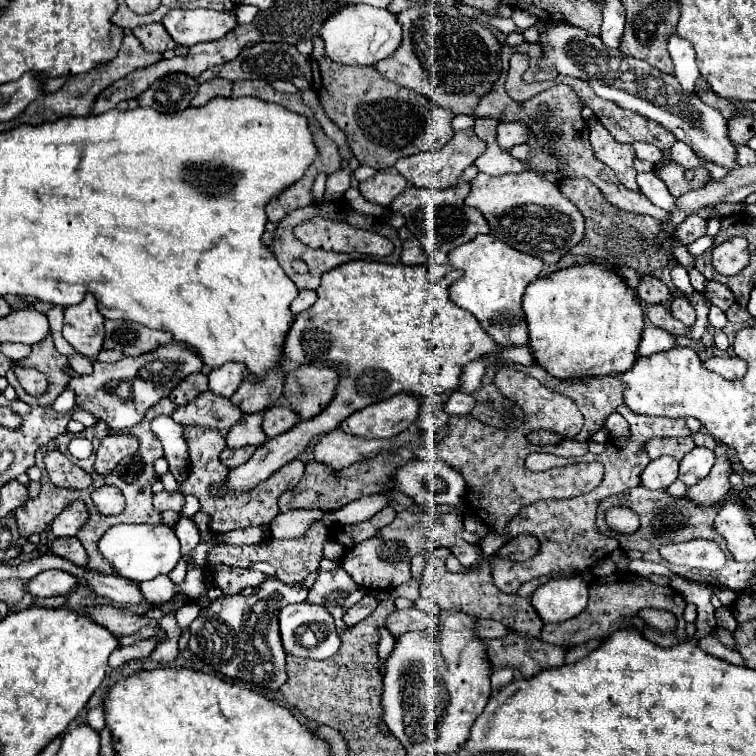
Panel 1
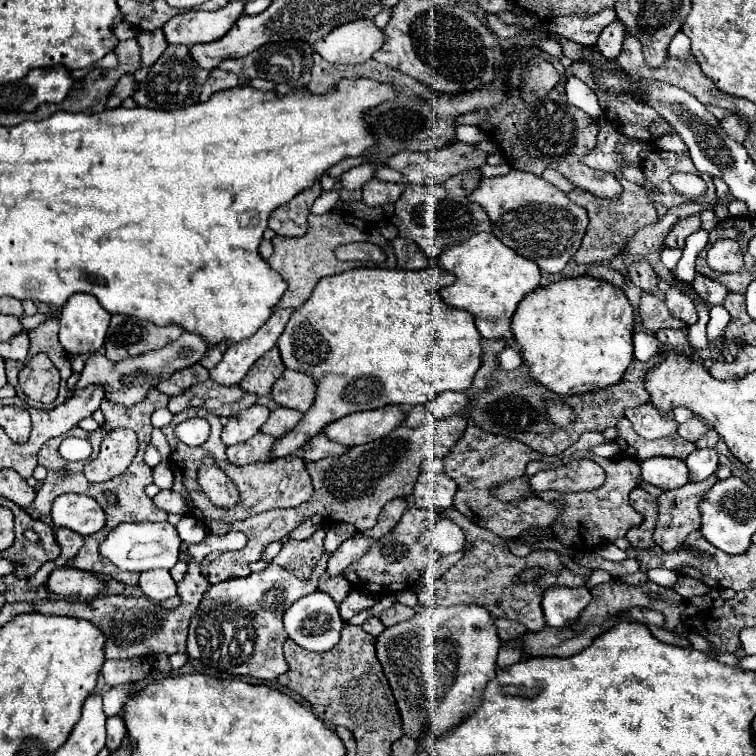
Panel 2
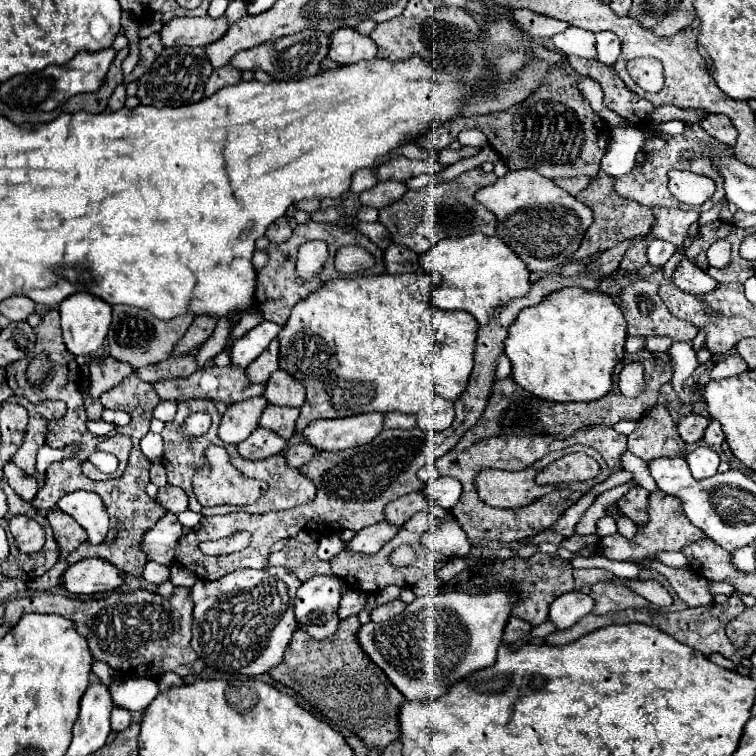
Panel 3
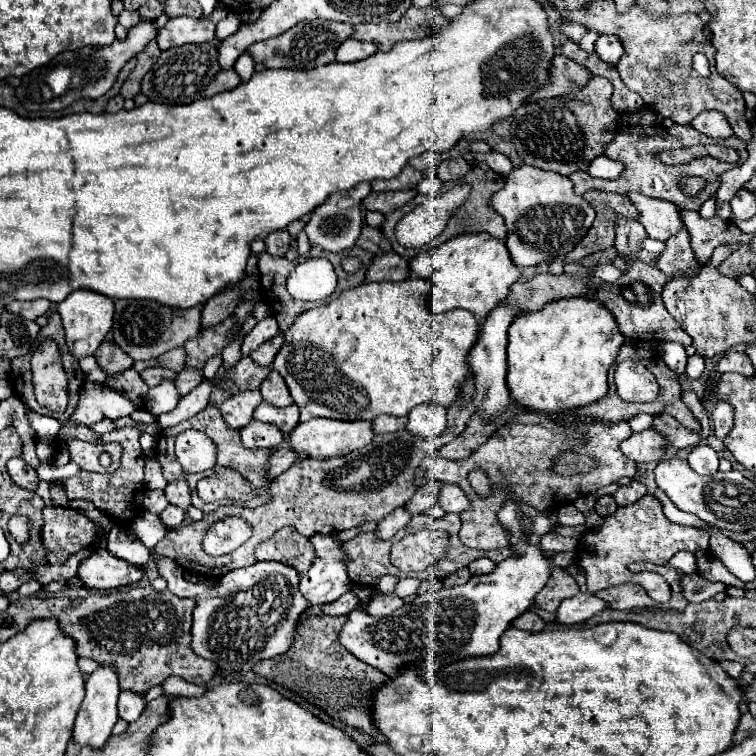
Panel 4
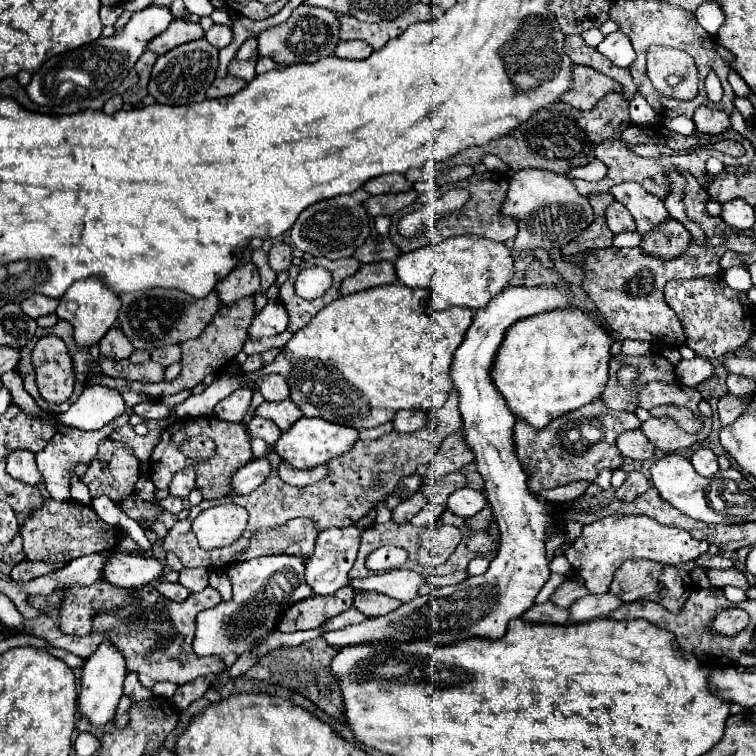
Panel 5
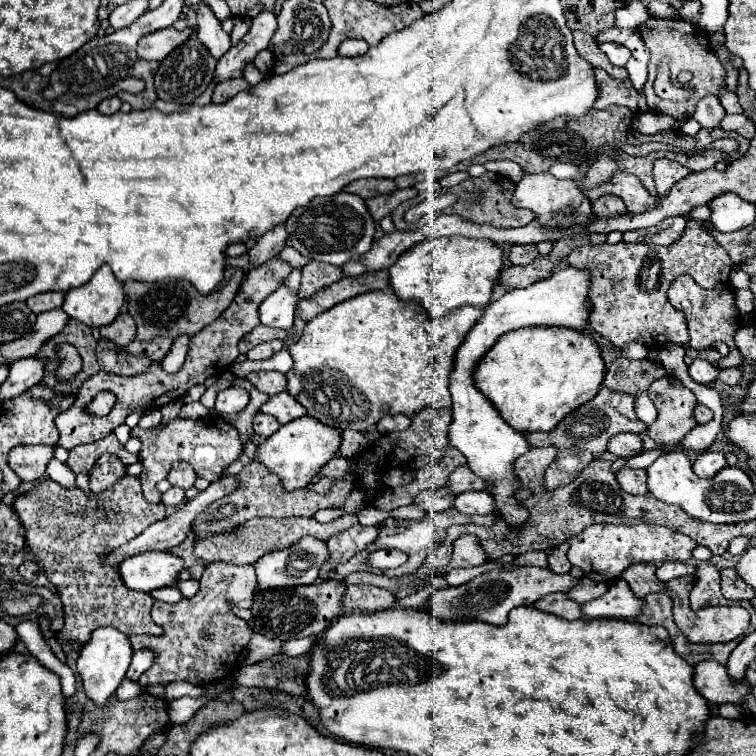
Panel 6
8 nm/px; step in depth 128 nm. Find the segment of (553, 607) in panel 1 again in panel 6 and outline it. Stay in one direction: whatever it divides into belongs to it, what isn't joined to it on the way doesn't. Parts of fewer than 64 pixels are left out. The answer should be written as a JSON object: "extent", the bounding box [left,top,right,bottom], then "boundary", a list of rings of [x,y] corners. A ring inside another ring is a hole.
{"extent":[582,578,644,620],"boundary":[[[618,578],[610,584],[610,590],[600,596],[598,600],[592,600],[582,606],[582,612],[588,618],[622,618],[622,620],[634,620],[644,608],[644,600],[634,596],[624,578]]]}

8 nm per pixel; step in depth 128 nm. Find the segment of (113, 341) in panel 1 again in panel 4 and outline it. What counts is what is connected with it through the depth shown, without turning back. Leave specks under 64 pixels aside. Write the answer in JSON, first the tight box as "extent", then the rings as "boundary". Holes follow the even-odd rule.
{"extent":[112,300,202,360],"boundary":[[[116,300],[112,326],[114,342],[134,360],[156,358],[200,334],[200,312],[202,306],[186,308],[184,312],[180,312],[180,308],[164,308],[164,304],[156,304],[154,300]]]}

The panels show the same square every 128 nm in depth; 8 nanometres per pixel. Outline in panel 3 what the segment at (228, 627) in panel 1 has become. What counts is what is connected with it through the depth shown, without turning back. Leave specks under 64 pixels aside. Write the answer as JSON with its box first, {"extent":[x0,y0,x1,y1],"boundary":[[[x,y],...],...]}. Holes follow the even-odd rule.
{"extent":[190,534,343,676],"boundary":[[[337,534],[322,536],[317,549],[318,557],[328,562],[342,550],[343,545]],[[240,568],[220,580],[198,580],[190,588],[194,600],[192,648],[206,666],[228,672],[258,676],[280,664],[284,648],[298,630],[294,600],[300,580],[286,568]]]}

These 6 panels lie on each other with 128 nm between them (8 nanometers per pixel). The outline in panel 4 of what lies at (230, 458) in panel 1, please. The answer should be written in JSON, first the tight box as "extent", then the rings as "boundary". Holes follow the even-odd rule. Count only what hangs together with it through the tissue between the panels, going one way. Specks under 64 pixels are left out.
{"extent":[240,420,282,448],"boundary":[[[252,420],[248,428],[240,430],[242,442],[246,448],[276,448],[282,442],[282,432],[274,424],[264,424],[260,420]]]}

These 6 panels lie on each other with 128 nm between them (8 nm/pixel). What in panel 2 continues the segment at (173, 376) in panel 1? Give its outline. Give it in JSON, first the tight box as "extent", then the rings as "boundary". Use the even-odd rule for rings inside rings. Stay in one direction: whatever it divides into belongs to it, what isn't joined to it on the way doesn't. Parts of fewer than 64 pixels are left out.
{"extent":[76,332,208,406],"boundary":[[[184,332],[178,340],[174,340],[172,344],[166,344],[160,350],[152,350],[144,356],[128,358],[122,362],[108,362],[108,358],[104,354],[96,352],[86,360],[86,366],[82,370],[82,376],[76,384],[76,388],[86,388],[88,384],[102,384],[108,400],[112,400],[116,404],[132,406],[132,404],[144,400],[146,392],[150,388],[154,388],[162,378],[170,378],[176,370],[182,370],[186,366],[200,362],[202,356],[206,354],[206,350],[208,350],[208,344],[204,344],[204,340],[200,340],[200,336],[196,336],[194,332]],[[156,378],[160,378],[160,380],[156,380]]]}

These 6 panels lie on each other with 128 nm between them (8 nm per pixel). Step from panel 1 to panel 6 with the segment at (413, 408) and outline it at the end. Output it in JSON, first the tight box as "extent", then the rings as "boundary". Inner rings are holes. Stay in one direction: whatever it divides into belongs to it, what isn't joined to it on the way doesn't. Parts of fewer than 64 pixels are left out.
{"extent":[254,416,342,490],"boundary":[[[304,416],[280,426],[278,432],[266,438],[256,448],[254,460],[266,466],[272,474],[276,474],[284,490],[296,490],[310,484],[310,480],[318,474],[318,470],[338,452],[340,440],[342,440],[340,430],[320,424],[318,420],[312,420],[310,416]]]}

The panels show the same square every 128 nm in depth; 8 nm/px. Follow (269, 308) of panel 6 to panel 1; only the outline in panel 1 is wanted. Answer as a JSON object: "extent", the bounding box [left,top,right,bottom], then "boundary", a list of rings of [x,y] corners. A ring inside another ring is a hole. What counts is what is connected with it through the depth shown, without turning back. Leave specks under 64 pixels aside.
{"extent":[210,290,316,398],"boundary":[[[302,290],[302,292],[296,296],[296,300],[292,300],[292,314],[304,312],[314,300],[316,300],[316,292],[312,292],[312,290]],[[222,364],[210,372],[210,390],[230,398],[244,380],[244,364]]]}

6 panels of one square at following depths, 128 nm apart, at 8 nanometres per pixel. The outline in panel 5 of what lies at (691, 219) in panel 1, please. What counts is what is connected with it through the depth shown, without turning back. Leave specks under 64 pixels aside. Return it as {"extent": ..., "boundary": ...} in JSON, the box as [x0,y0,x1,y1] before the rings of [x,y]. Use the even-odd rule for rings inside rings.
{"extent":[610,182,668,234],"boundary":[[[624,182],[624,184],[618,184],[616,188],[610,188],[610,194],[630,210],[640,234],[650,232],[652,228],[660,226],[668,218],[664,202],[658,196],[644,192],[640,184]]]}

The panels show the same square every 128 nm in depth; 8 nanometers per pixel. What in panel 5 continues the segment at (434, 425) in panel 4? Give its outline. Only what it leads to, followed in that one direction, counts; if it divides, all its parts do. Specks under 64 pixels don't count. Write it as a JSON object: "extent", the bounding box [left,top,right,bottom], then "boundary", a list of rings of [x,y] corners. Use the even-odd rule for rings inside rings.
{"extent":[392,410,428,432],"boundary":[[[400,410],[392,424],[394,424],[394,430],[398,432],[414,432],[418,428],[422,428],[424,424],[428,424],[428,412],[416,412],[416,410]]]}

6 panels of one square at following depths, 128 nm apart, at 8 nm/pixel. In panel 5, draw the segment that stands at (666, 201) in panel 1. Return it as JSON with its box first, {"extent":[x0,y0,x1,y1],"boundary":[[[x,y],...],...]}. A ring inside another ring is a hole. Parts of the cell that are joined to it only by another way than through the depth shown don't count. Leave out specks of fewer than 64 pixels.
{"extent":[564,160,608,180],"boundary":[[[594,160],[588,166],[568,170],[564,176],[570,178],[570,180],[576,180],[576,178],[580,178],[580,180],[600,180],[606,172],[608,172],[608,168],[600,160]]]}

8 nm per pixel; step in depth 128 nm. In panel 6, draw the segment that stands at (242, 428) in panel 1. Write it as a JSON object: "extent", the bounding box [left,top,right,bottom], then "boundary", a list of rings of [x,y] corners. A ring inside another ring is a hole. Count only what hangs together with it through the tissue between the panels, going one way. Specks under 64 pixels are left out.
{"extent":[214,386,250,414],"boundary":[[[230,386],[230,388],[218,392],[214,408],[220,414],[236,414],[236,412],[240,412],[240,410],[246,408],[248,400],[250,400],[250,394],[244,388]]]}

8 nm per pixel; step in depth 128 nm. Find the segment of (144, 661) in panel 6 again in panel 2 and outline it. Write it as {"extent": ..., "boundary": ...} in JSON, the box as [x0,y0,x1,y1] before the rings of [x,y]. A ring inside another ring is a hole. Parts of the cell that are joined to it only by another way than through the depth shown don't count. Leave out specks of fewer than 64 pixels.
{"extent":[106,714,126,750],"boundary":[[[118,714],[118,716],[110,716],[108,722],[106,722],[106,730],[108,730],[108,738],[106,738],[106,746],[112,750],[116,750],[124,736],[126,736],[126,724],[124,724],[124,718]]]}

